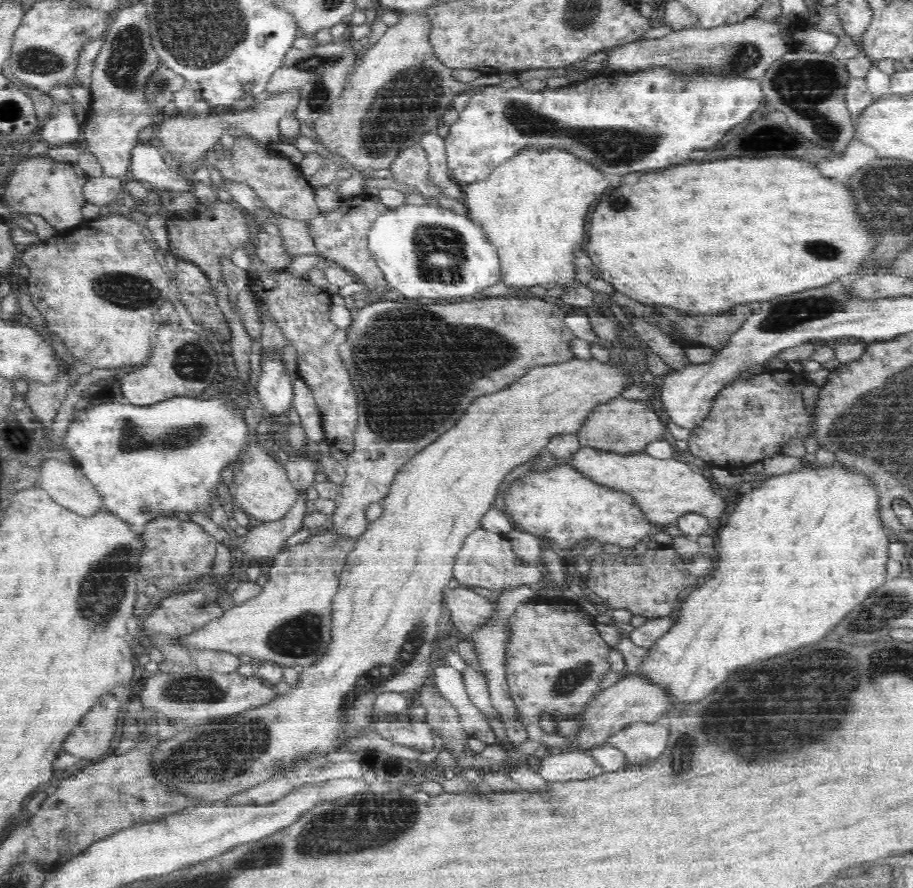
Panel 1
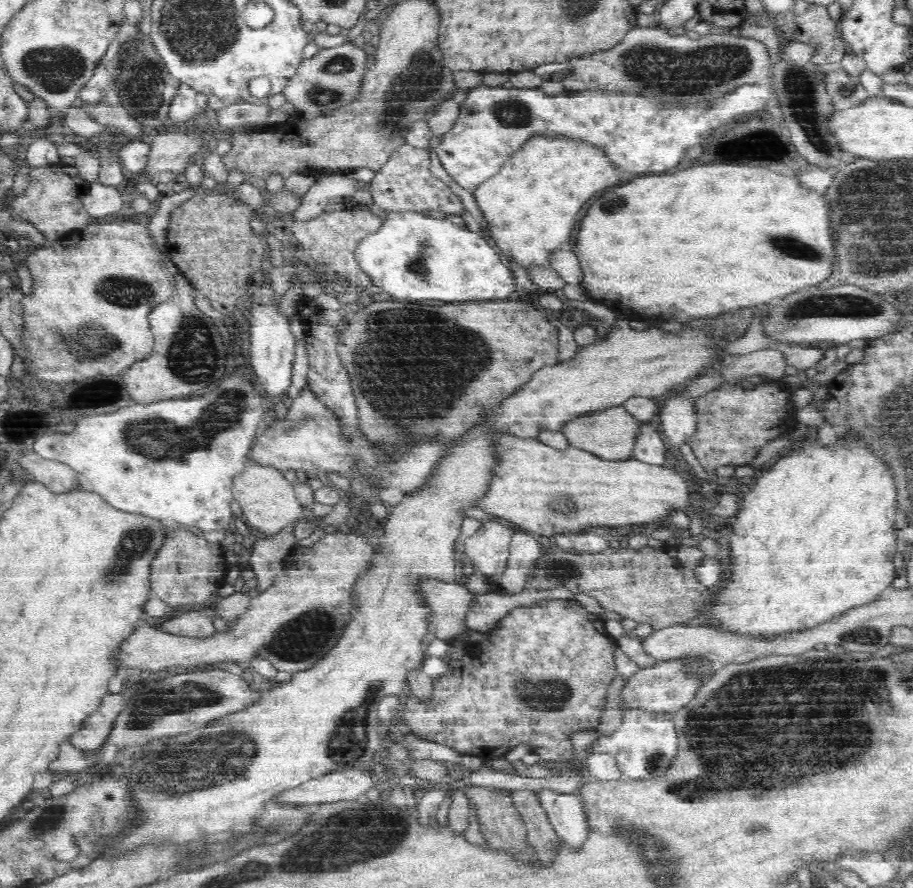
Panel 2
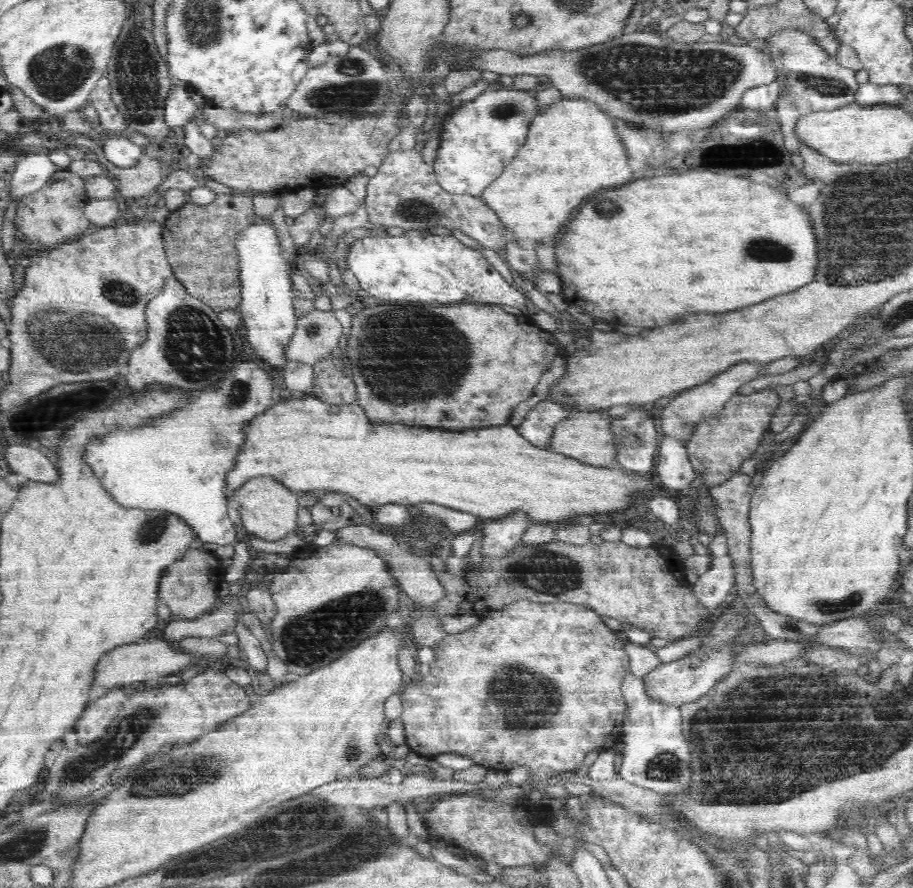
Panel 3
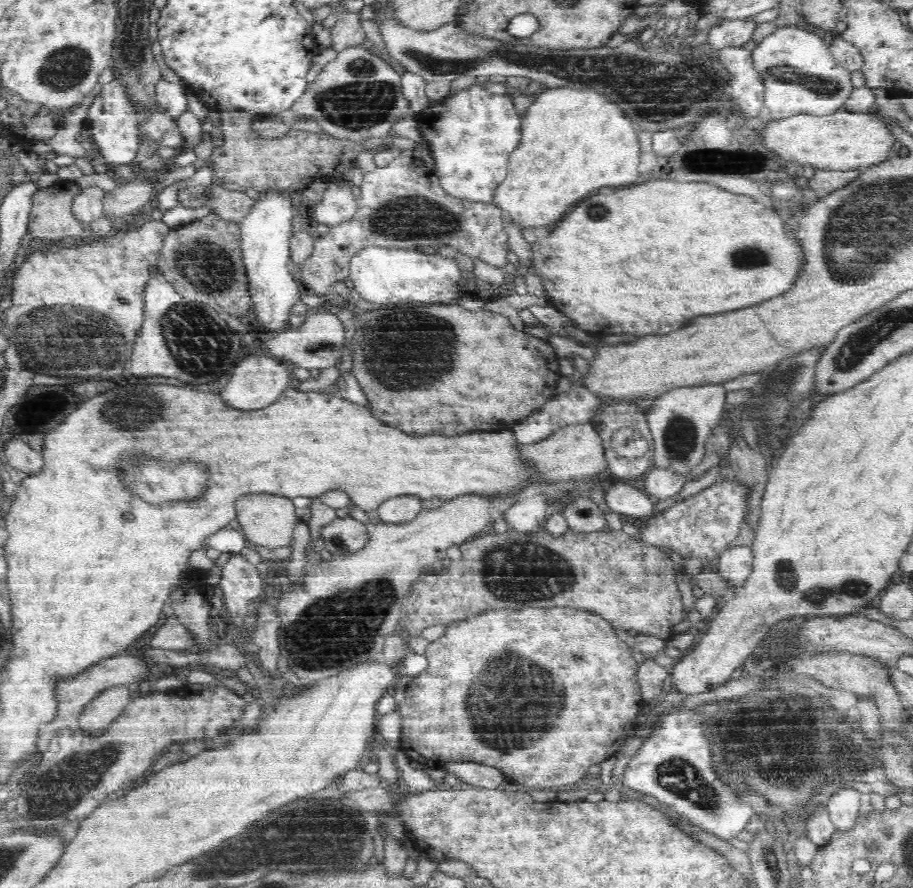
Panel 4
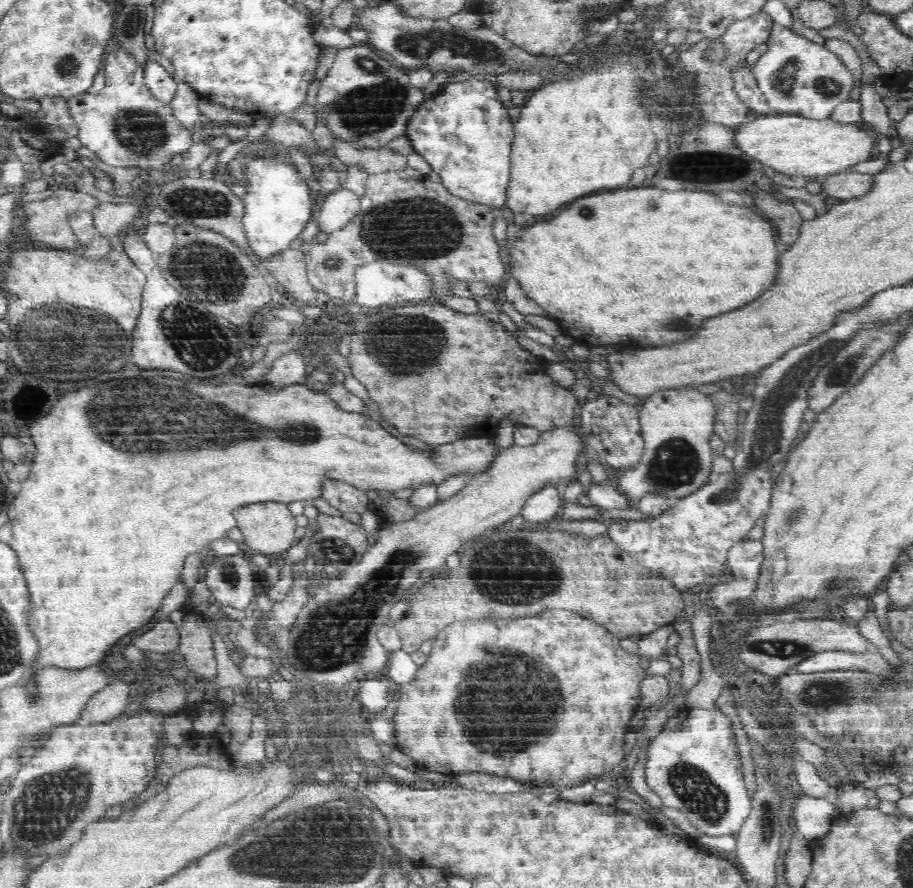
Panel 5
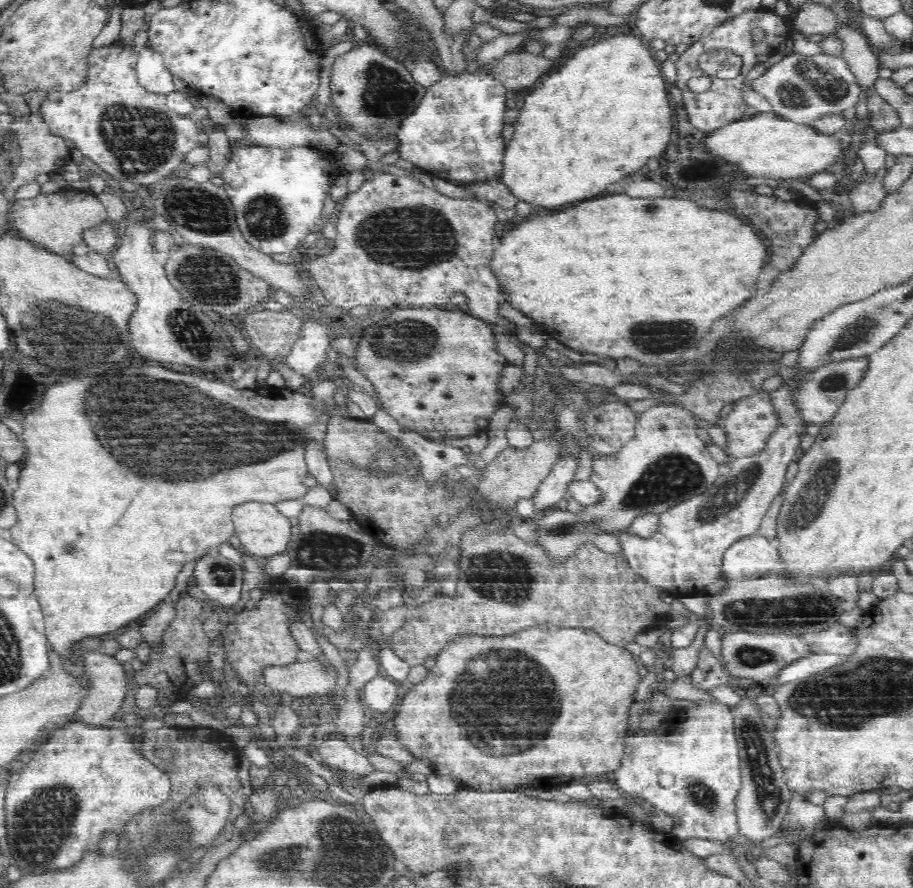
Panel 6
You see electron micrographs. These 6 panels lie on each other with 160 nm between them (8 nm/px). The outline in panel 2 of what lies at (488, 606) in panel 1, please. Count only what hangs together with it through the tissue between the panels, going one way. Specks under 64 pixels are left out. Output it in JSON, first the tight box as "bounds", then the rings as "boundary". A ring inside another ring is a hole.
{"bounds":[424,580,477,640],"boundary":[[[429,580],[424,584],[425,600],[432,608],[429,622],[433,627],[432,637],[452,640],[466,634],[466,622],[477,595],[458,580],[454,583]]]}

